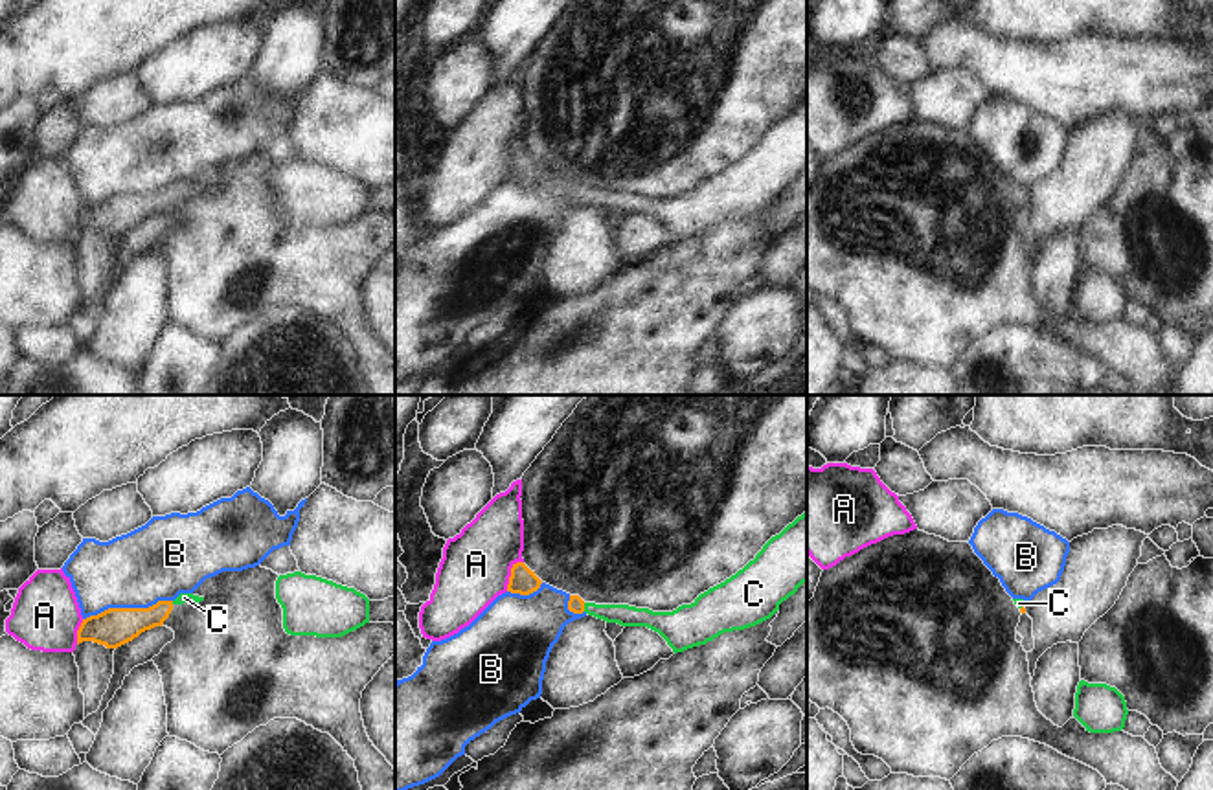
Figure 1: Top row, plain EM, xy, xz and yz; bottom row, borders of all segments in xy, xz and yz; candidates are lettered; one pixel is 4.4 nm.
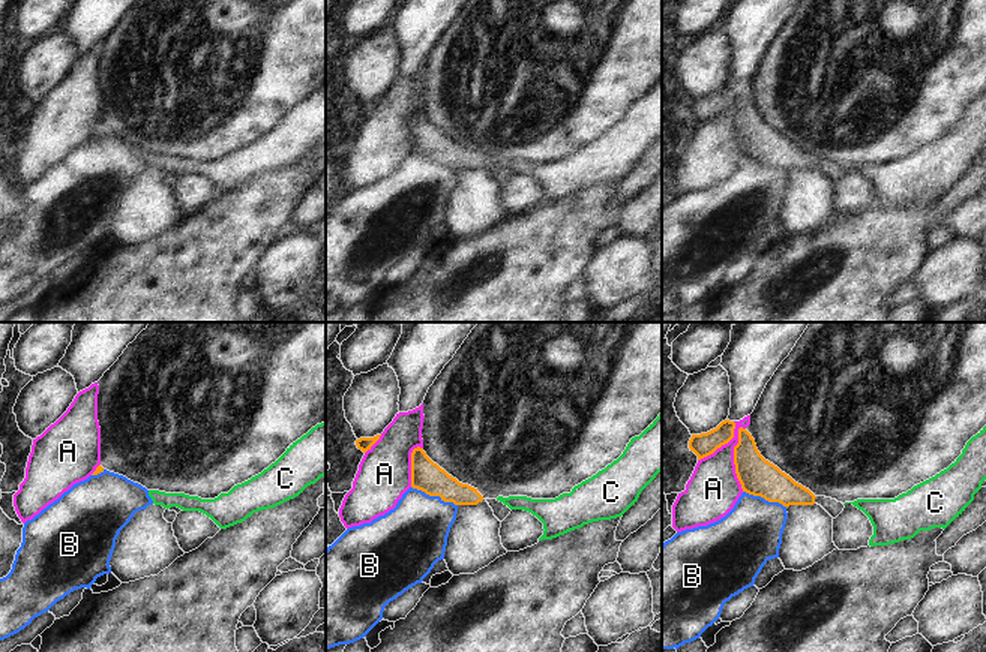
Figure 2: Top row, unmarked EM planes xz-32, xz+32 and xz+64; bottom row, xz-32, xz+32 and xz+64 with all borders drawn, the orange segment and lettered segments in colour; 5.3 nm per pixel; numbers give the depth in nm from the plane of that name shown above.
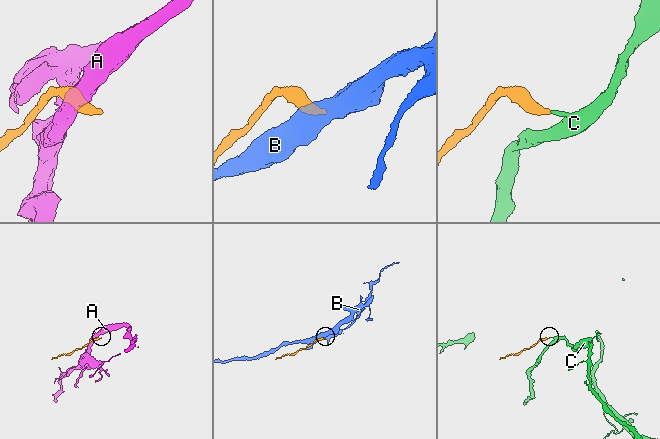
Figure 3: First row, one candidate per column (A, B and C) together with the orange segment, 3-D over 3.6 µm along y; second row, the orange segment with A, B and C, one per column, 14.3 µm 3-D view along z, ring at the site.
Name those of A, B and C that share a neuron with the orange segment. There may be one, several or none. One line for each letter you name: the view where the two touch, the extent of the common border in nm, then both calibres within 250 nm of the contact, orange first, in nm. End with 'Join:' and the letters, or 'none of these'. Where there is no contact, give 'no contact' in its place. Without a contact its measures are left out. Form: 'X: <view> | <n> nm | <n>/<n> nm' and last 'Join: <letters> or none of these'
C: xz | 40 nm | 70/100 nm
Join: C

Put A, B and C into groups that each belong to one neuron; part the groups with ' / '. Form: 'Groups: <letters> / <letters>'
Groups: A / B / C

